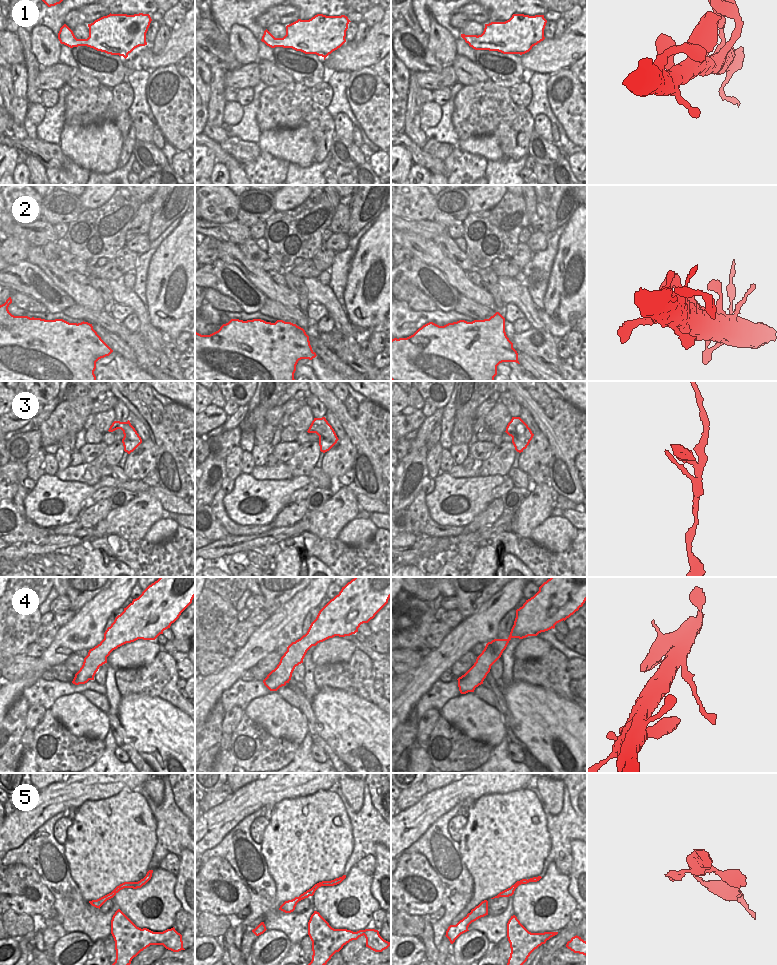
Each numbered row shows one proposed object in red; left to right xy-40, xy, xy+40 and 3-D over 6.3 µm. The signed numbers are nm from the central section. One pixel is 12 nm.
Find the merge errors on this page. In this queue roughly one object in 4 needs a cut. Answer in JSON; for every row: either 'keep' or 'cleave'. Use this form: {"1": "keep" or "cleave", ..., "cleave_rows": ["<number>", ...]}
{"1": "keep", "2": "keep", "3": "keep", "4": "cleave", "5": "keep", "cleave_rows": ["4"]}

